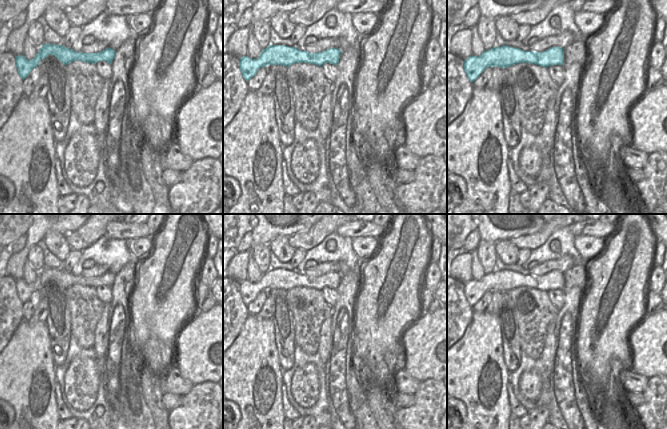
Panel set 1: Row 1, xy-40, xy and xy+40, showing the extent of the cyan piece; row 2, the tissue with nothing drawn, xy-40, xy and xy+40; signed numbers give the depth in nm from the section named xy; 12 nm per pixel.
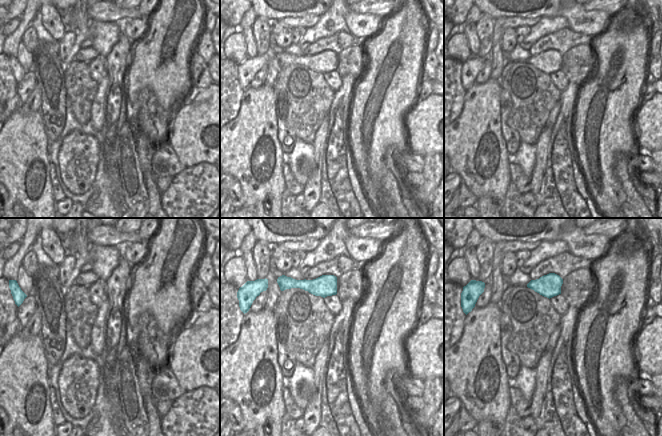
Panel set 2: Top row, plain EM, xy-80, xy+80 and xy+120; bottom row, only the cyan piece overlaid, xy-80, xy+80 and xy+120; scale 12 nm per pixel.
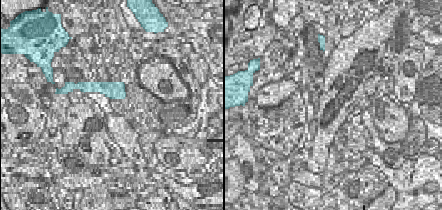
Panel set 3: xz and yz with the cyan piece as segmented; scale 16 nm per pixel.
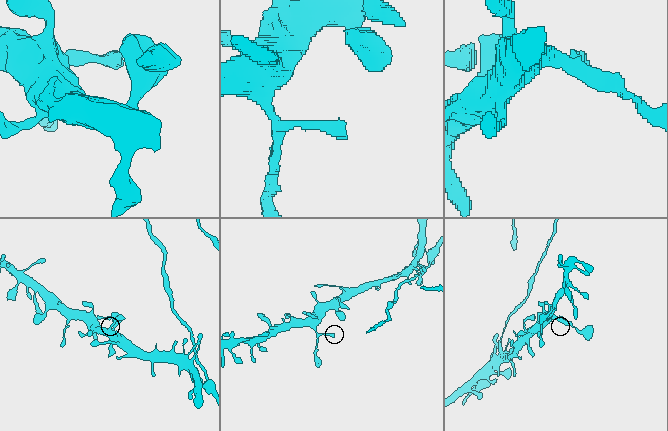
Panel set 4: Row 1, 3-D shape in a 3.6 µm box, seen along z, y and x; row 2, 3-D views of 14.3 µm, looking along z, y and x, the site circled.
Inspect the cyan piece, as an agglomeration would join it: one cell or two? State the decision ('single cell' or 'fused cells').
single cell

